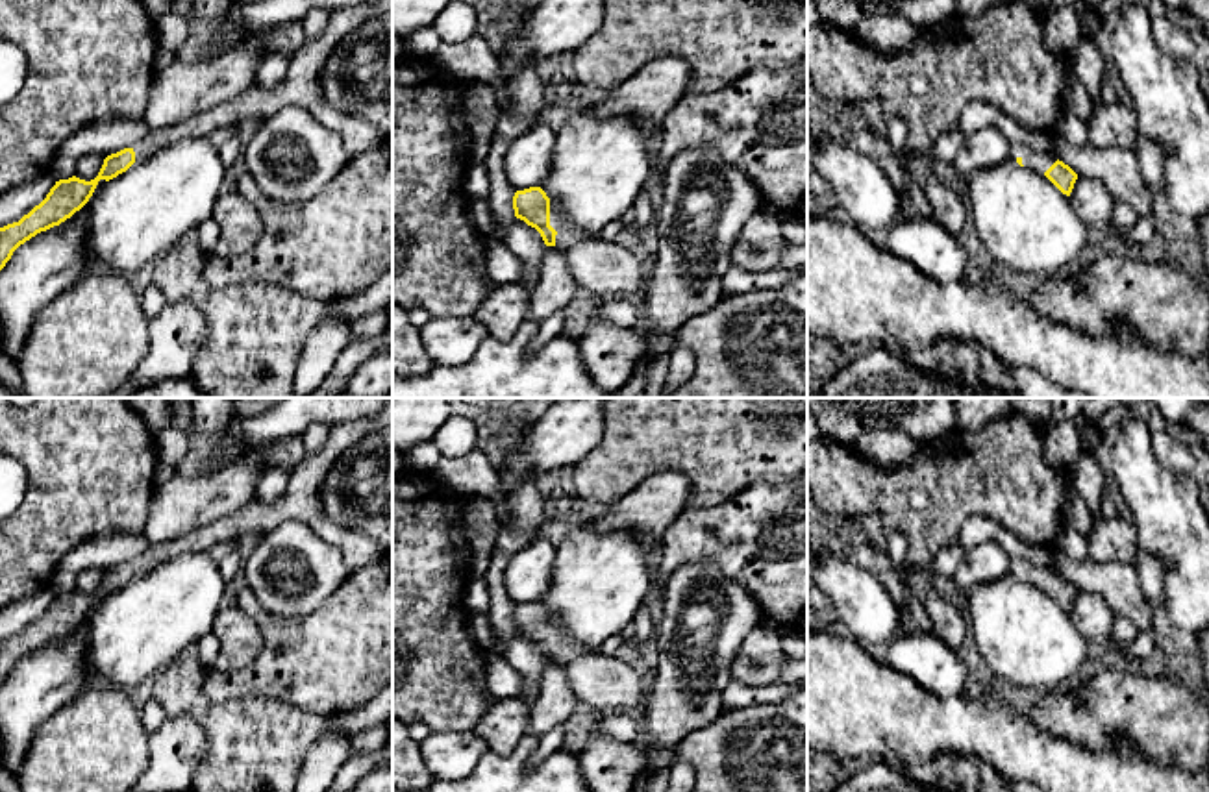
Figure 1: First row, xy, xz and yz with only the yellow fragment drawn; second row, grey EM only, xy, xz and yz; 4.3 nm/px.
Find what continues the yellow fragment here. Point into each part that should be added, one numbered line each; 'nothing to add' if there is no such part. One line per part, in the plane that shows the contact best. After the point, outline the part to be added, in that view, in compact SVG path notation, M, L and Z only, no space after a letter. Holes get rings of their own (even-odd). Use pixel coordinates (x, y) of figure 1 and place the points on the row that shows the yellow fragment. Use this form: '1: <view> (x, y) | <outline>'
1: xz (567, 235) | M550 202L550 226L557 231L555 246L567 250L578 242L598 239L598 235L589 235L578 229L563 213L561 205Z

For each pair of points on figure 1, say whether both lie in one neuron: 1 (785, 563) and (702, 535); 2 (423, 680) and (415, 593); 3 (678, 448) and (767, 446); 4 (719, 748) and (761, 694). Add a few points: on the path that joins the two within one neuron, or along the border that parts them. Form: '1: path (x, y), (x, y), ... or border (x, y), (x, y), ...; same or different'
1: path (765, 550), (760, 550), (747, 537), (722, 537); same
2: path (417, 657), (415, 615); same
3: path (700, 446), (745, 446); same
4: border (787, 696), (778, 702), (754, 702), (730, 709); different

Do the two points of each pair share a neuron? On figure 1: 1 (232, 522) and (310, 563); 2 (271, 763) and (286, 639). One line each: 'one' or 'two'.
1: two
2: two

